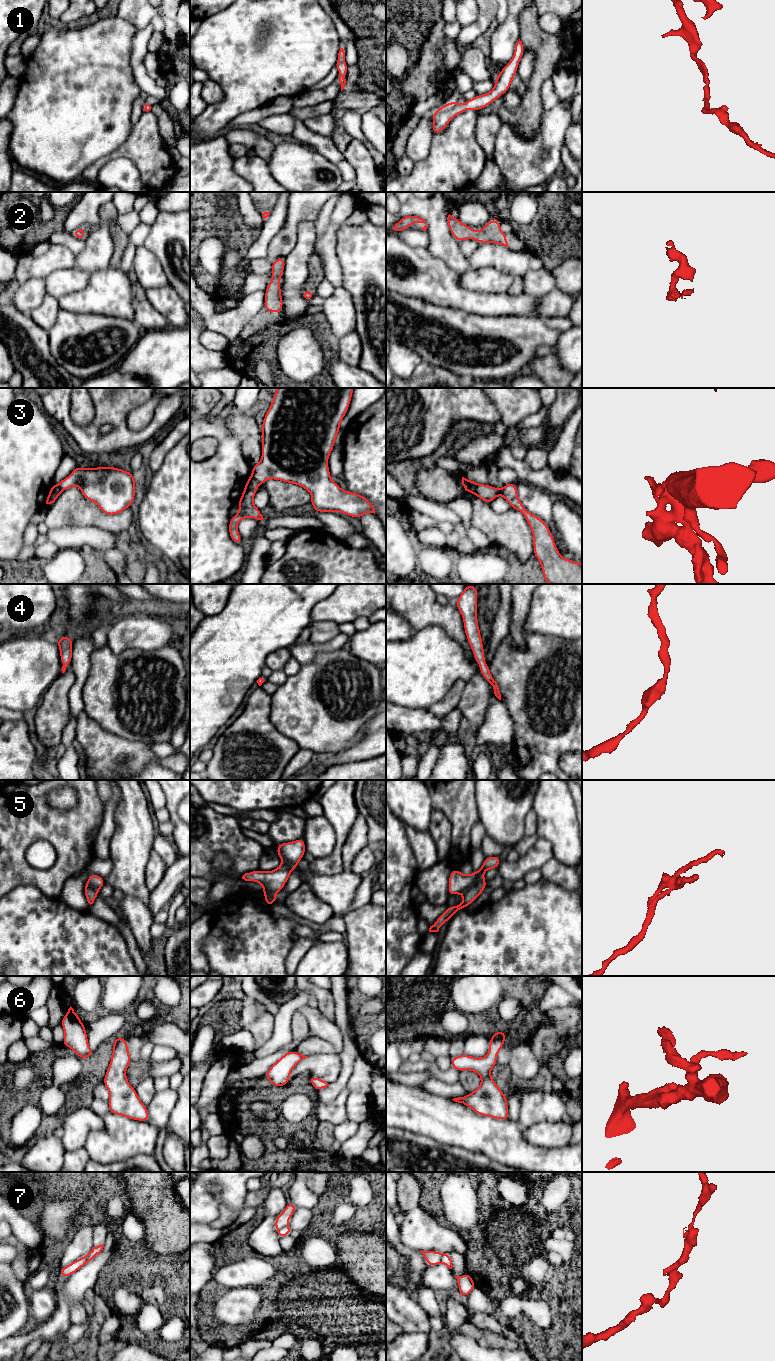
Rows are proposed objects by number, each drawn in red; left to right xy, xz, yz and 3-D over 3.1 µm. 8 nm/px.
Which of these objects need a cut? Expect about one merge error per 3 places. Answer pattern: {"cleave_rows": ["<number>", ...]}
{"cleave_rows": ["3", "5", "7"]}

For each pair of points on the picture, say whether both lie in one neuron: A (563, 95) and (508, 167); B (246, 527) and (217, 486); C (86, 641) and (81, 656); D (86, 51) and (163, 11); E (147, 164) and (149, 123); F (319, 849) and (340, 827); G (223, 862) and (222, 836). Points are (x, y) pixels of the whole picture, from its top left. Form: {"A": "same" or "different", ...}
{"A": "different", "B": "different", "C": "same", "D": "different", "E": "same", "F": "different", "G": "different"}

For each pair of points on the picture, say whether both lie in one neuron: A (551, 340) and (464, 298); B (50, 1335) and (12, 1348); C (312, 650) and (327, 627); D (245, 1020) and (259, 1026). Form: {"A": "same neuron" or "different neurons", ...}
{"A": "same neuron", "B": "same neuron", "C": "different neurons", "D": "different neurons"}

